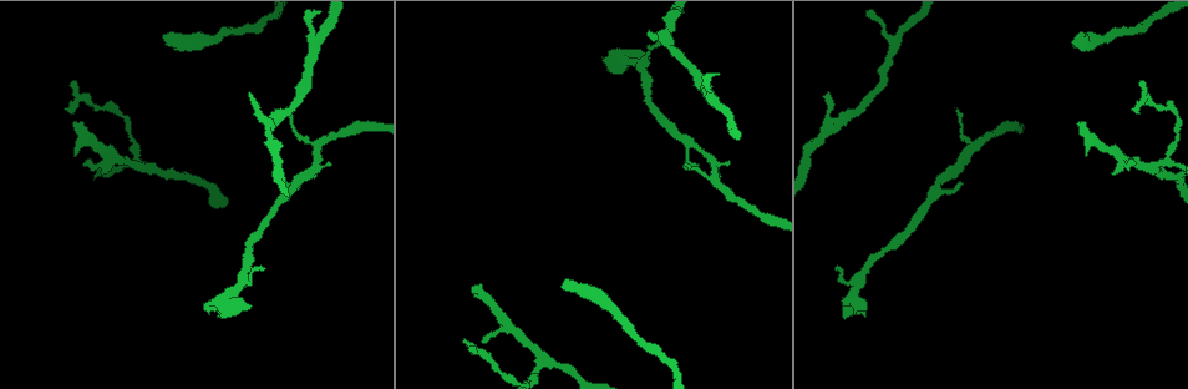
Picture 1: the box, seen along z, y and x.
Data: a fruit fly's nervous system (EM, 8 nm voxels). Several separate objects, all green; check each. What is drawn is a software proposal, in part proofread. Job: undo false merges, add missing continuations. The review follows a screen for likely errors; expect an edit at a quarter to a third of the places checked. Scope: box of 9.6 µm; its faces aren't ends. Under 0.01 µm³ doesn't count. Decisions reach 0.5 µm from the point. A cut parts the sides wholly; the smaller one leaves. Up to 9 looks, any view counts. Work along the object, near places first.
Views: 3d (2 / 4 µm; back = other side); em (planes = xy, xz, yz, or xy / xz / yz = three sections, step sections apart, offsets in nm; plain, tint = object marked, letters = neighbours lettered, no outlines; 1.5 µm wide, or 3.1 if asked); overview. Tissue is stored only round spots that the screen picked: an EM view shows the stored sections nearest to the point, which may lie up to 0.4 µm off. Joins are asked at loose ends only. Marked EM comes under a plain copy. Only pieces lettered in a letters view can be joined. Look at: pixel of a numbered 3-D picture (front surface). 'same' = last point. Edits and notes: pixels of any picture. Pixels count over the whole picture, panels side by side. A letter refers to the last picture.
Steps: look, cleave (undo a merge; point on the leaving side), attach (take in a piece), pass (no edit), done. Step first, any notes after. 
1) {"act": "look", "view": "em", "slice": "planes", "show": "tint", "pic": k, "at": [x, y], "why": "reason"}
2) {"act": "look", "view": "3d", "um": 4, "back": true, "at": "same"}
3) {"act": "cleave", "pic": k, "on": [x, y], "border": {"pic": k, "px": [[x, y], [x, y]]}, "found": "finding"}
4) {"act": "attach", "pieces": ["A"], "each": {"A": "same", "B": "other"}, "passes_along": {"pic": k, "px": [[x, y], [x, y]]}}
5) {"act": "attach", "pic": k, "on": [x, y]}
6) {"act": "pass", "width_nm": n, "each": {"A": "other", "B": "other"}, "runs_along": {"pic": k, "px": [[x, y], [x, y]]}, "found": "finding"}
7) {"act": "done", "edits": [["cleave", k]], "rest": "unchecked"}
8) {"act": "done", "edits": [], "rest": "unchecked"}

{"act": "look", "view": "em", "slice": "xy", "step": 4, "show": "letters", "pic": 1, "at": [658, 44], "why": "thin end"}

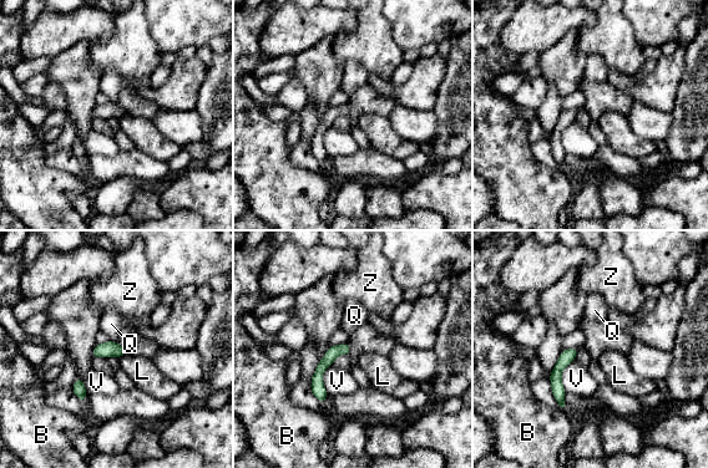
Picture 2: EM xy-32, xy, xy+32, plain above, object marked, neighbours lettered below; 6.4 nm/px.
{"act": "look", "view": "em", "slice": "planes", "show": "letters", "at": "same"}

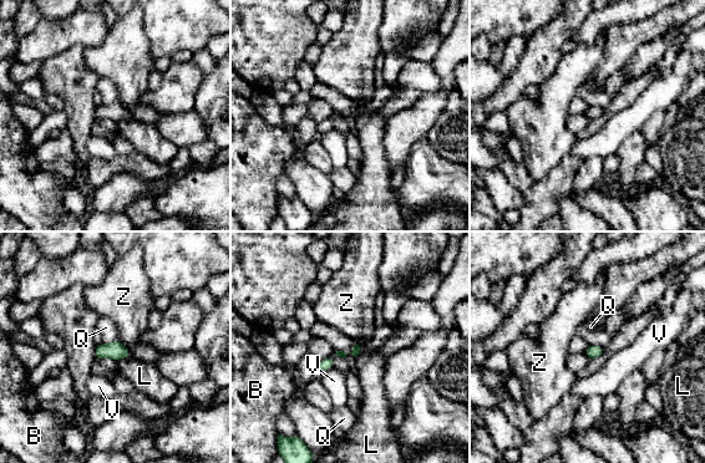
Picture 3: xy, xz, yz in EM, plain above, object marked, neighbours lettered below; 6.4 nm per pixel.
{"act": "pass", "each": {"B": "other", "L": "other", "Q": "other", "V": "other", "Z": "other"}, "border": {"pic": 3, "px": [[116, 337], [107, 344]]}, "found": "none of them fits"}

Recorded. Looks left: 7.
{"act": "look", "view": "em", "slice": "planes", "show": "letters", "pic": 1, "at": [647, 32], "why": "tapers out"}

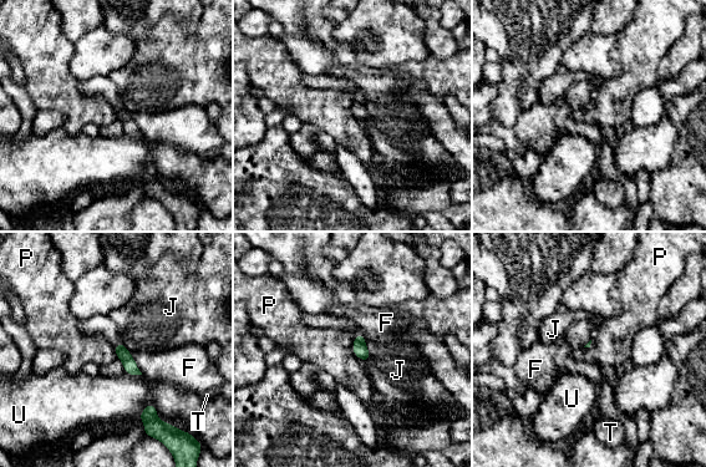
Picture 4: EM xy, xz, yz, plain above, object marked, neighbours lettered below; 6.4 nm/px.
{"act": "pass", "longest_contact_nm": ["P", 160], "each": {"F": "other", "J": "other", "P": "other", "T": "other", "U": "other"}, "found": "none of them fits"}

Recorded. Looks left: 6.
{"act": "look", "view": "3d", "um": 2, "pic": 1, "at": [472, 289], "why": "tapers out"}

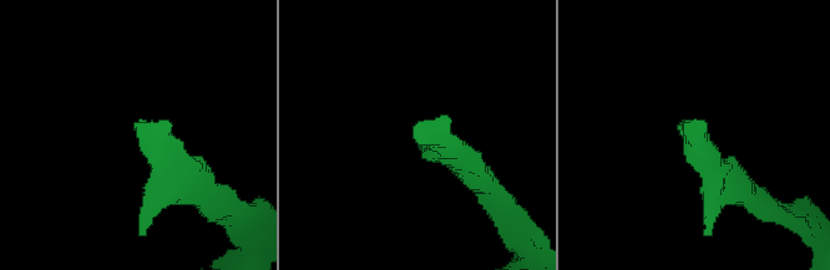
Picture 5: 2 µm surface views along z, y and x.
{"act": "look", "view": "em", "slice": "yz", "step": 8, "show": "letters", "pic": 5, "at": [689, 125]}

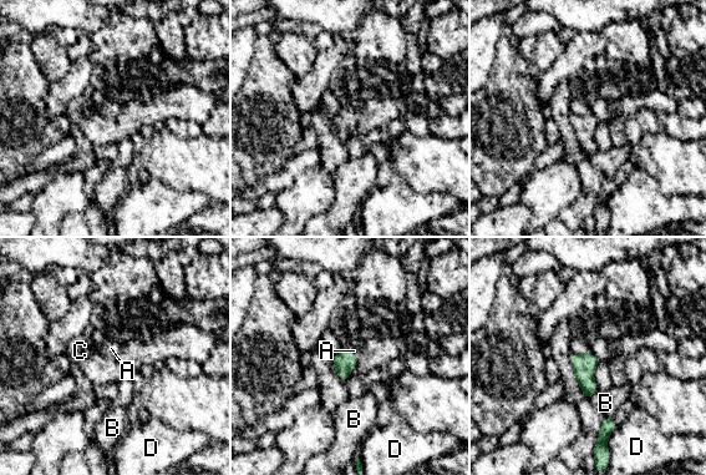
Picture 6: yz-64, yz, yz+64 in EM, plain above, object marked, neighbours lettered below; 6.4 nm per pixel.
{"act": "look", "view": "em", "slice": "planes", "show": "letters", "at": "same", "why": "cut it another way"}

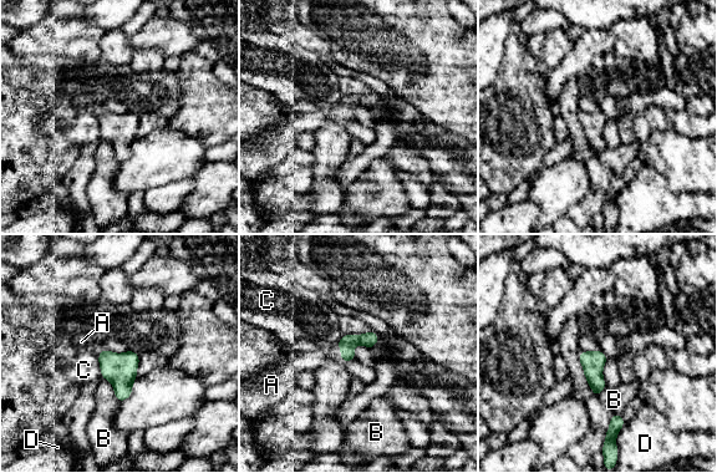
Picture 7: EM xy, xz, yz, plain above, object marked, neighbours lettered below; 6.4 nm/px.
{"act": "attach", "pieces": ["A"], "width_nm": 110, "each": {"A": "same", "B": "other", "C": "other", "D": "other"}, "passes_along": {"pic": 7, "px": [[346, 344], [340, 351], [308, 361]]}, "found": "the neuron continues"}

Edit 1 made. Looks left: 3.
{"act": "look", "view": "overview"}

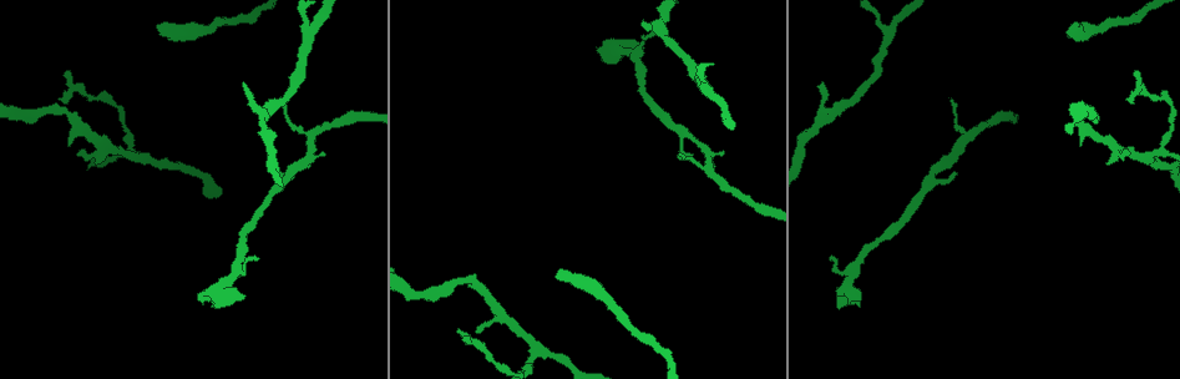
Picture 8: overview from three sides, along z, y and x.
{"act": "look", "view": "em", "slice": "xz", "step": 4, "show": "letters", "pic": 8, "at": [1135, 73], "why": "thin end"}

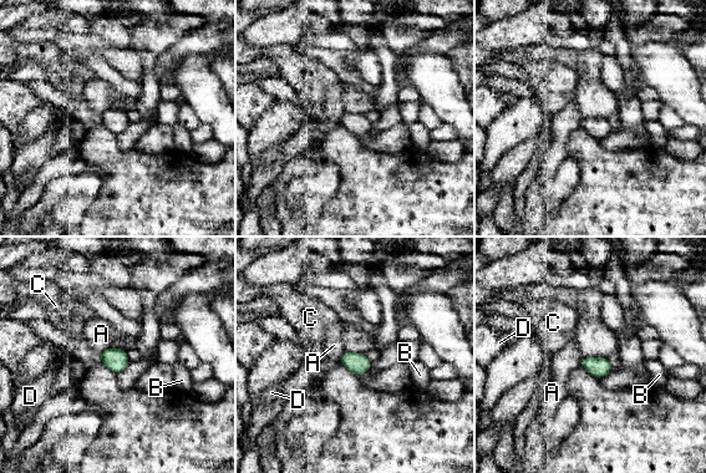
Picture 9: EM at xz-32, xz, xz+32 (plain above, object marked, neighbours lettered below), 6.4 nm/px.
{"act": "look", "view": "em", "slice": "planes", "show": "letters", "at": "same", "why": "another direction"}

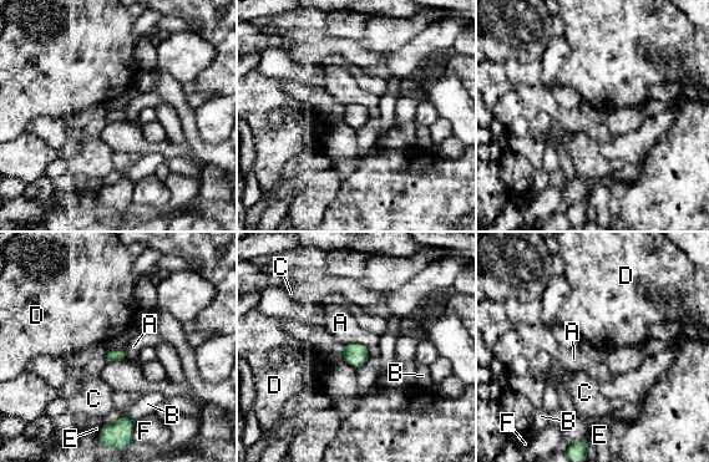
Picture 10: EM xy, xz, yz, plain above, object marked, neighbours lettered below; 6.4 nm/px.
{"act": "pass", "longest_contact_nm": ["A", 170], "each": {"A": "other", "B": "other", "C": "other", "D": "other", "E": "other", "F": "other"}, "border": {"pic": 10, "px": [[343, 345], [364, 344], [368, 346]]}, "found": "no lettered piece goes on from it"}

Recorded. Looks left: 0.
{"act": "done", "edits": [["attach", 7]], "rest": "unchecked"}

